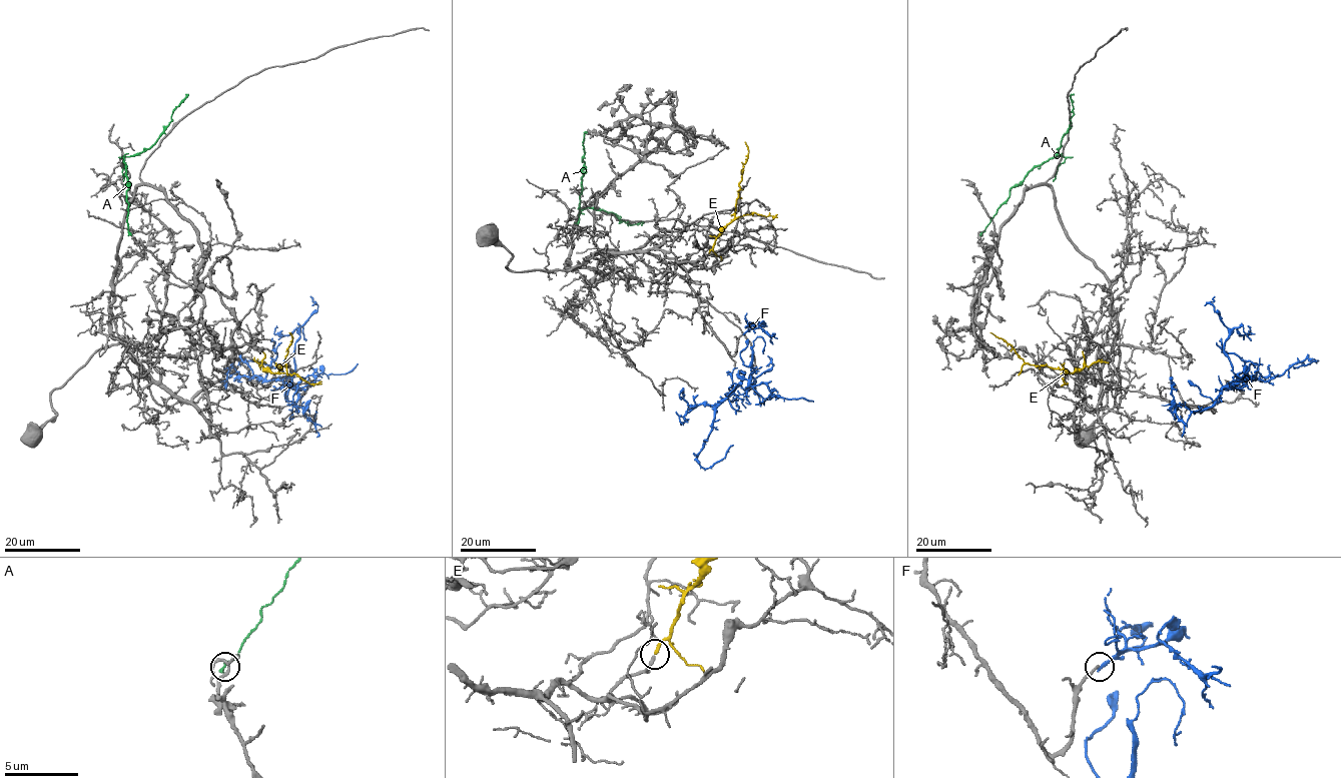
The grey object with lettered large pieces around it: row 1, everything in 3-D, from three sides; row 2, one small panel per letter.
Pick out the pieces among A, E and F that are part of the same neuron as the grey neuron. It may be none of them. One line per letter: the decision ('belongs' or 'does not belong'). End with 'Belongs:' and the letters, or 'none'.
A: does not belong
E: belongs
F: does not belong
Belongs: E

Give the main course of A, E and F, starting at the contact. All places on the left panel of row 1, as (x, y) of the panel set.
A: (130, 233), (123, 157), (136, 155), (152, 145), (171, 120), (172, 111), (185, 94)
E: (252, 359), (277, 372), (285, 363), (284, 355), (293, 337), (289, 332)
F: (287, 404), (300, 406), (297, 413), (295, 386), (280, 380), (260, 378), (258, 381), (241, 358), (277, 366)

